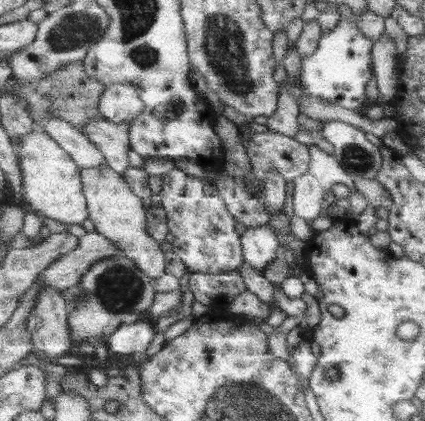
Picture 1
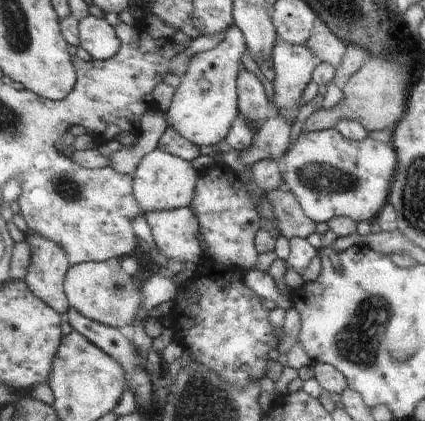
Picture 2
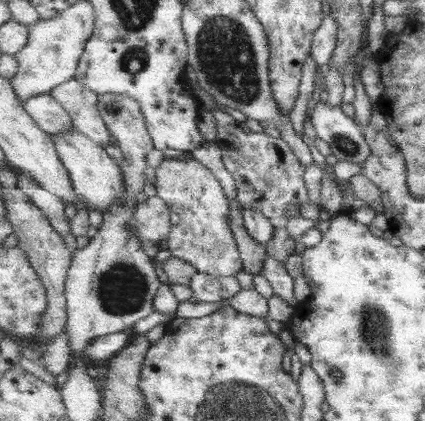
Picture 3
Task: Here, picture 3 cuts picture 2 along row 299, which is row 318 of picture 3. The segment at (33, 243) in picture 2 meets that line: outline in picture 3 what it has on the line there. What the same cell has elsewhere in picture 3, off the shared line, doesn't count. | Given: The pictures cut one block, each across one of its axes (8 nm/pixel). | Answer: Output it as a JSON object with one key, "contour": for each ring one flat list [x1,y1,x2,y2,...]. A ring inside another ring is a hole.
{"contour":[[20,187,3,188,3,193,5,193,8,221,15,236,19,236,17,247,28,254,33,270,40,275,41,282,48,291,49,308,45,311,45,316,41,317,41,334,44,335,46,342,49,342,62,334,68,324,68,299,65,293,74,253,65,246,61,234,53,227,48,215,41,208,37,208]]}

